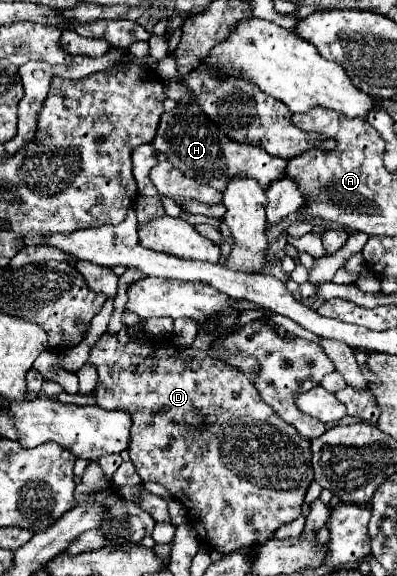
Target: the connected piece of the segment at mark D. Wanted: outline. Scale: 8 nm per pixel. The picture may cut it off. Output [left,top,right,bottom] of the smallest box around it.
[89,335,313,555]

